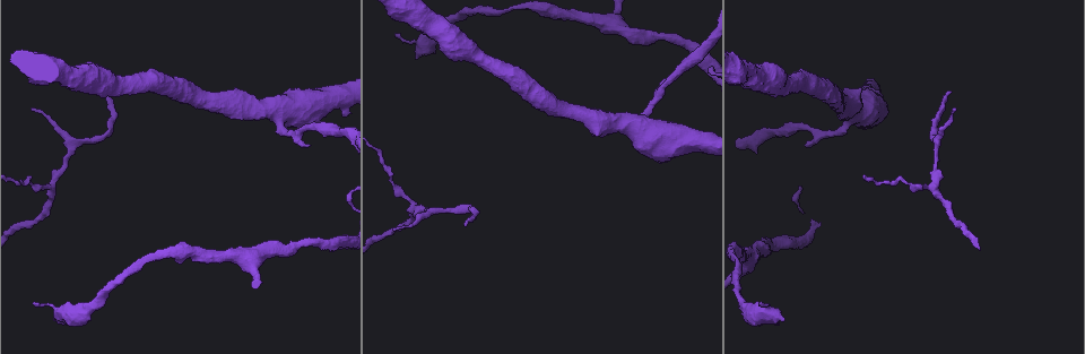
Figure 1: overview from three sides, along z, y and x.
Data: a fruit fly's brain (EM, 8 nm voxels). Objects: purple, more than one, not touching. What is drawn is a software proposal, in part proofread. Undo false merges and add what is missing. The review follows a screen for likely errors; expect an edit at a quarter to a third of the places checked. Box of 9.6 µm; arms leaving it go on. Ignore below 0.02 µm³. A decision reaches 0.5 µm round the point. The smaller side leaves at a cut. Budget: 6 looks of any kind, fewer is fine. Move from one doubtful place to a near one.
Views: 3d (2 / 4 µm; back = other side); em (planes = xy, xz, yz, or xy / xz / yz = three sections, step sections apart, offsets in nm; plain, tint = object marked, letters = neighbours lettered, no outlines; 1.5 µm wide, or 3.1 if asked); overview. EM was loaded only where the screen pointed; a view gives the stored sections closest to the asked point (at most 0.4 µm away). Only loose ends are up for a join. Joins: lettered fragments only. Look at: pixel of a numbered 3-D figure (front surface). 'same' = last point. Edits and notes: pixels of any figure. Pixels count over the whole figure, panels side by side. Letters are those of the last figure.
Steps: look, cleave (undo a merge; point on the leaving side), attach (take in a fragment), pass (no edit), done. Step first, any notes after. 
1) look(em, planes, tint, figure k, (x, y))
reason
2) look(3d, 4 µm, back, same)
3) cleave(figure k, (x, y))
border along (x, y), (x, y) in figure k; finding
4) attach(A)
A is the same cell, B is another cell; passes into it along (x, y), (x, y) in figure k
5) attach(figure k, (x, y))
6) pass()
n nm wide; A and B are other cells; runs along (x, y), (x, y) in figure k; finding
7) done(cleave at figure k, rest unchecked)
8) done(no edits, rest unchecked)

look(3d, 2 µm, figure 1, (414, 209))
three arms meet

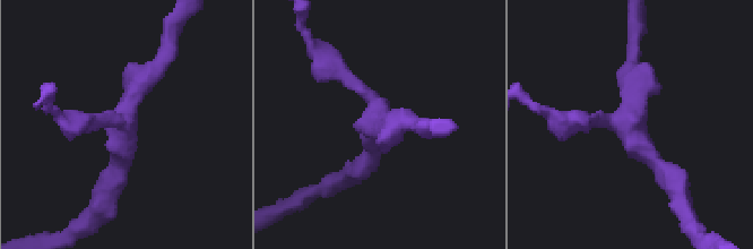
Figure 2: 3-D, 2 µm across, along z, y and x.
look(em, yz, step 4, tint, figure 2, (121, 119))
3 arms; now the EM

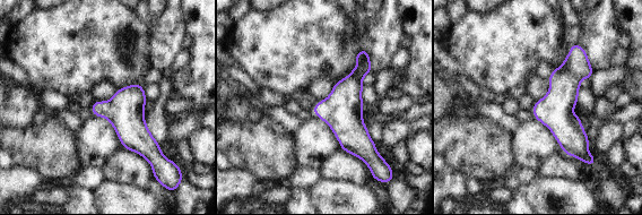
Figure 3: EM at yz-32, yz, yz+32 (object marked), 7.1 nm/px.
look(em, planes, letters, same)

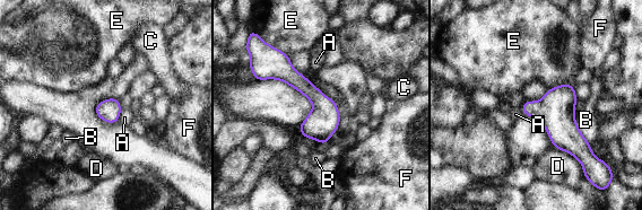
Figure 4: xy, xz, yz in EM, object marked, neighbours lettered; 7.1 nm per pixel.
pass()
160 nm wide; A, B, C, D, E and F are other cells; border along (574, 87), (561, 84), (548, 89) in figure 4; all the same cell

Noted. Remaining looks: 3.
look(em, yz, step 4, letters, figure 1, (394, 36))
an open end

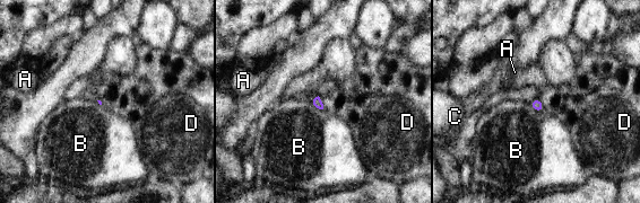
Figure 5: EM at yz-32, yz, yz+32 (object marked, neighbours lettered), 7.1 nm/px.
look(em, planes, letters, same)

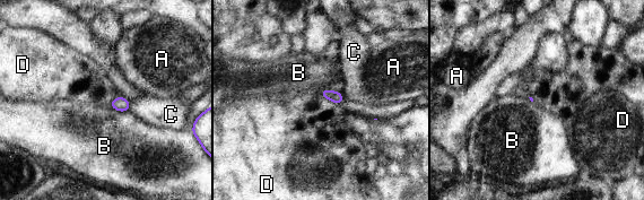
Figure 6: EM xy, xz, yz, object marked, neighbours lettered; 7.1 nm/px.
pass()
A, B, C and D are other cells; none of them fits

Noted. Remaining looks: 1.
look(em, yz, step 8, letters, figure 1, (279, 122))
sudden change in width

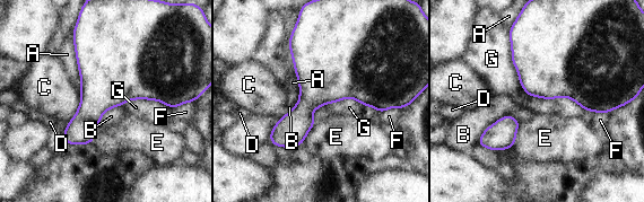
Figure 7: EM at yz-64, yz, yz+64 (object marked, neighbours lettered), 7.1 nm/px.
pass()
A, B, C, D, E, F and G are other cells; border along (519, 121), (501, 116), (477, 143) in figure 7; continuous, no second cell

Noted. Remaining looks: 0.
done(no edits, rest unchecked)

